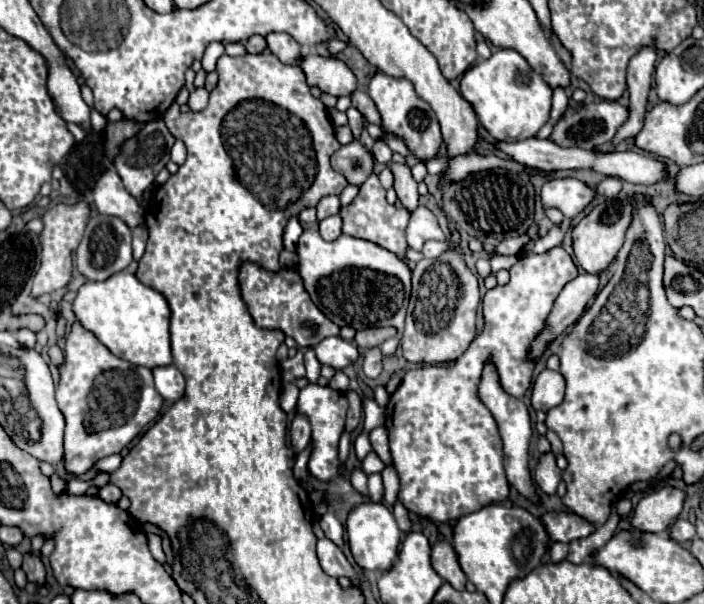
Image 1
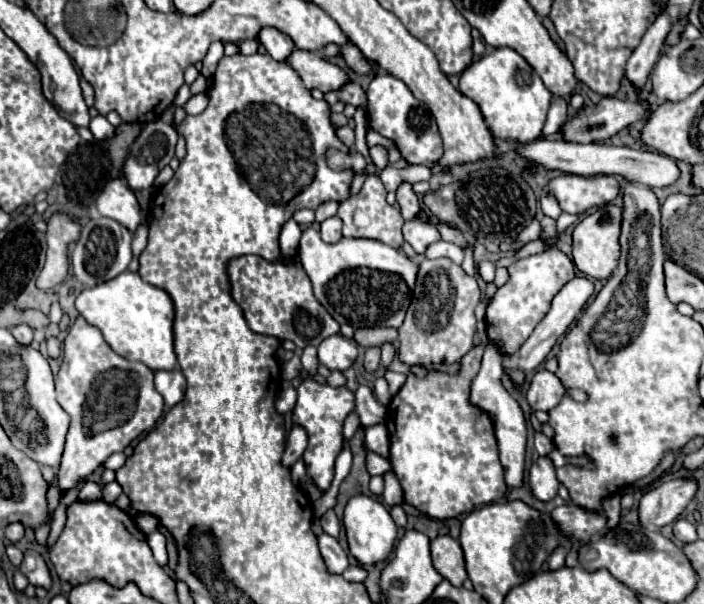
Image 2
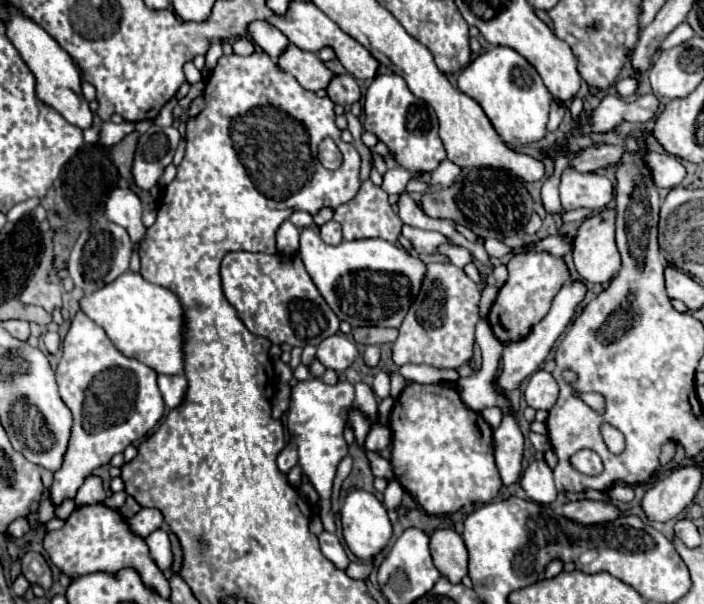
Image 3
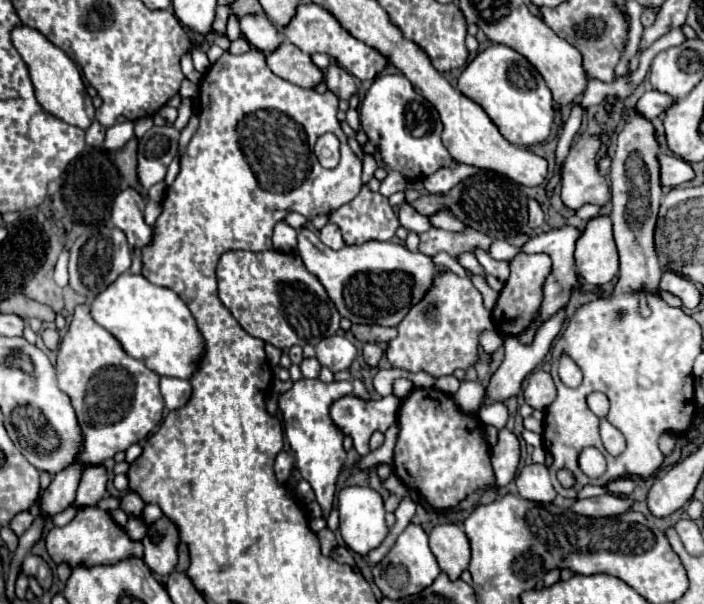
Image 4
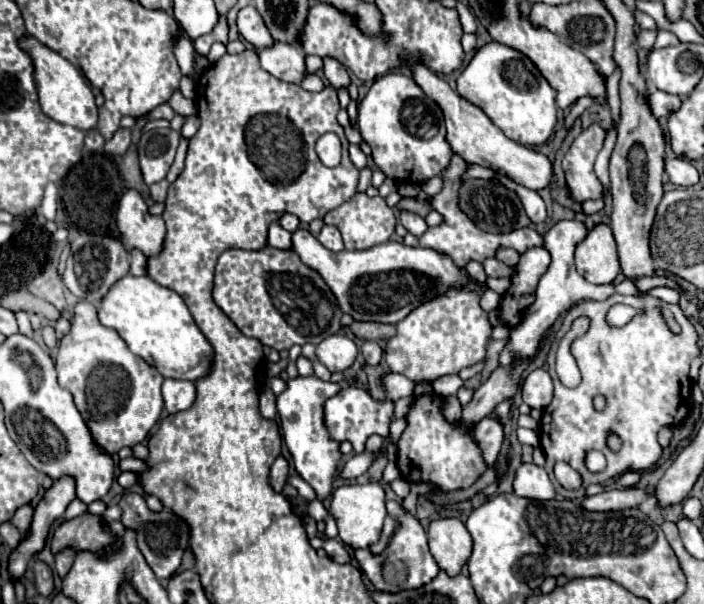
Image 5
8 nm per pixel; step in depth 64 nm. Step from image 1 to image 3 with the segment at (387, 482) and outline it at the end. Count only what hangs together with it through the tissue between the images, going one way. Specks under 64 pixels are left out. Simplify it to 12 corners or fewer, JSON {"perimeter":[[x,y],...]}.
{"perimeter":[[396,478],[388,480],[384,490],[384,506],[398,508],[404,488]]}

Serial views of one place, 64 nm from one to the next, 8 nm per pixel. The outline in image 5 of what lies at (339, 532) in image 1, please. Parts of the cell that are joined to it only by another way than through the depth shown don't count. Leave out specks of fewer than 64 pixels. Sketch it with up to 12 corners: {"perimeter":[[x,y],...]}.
{"perimeter":[[298,376],[278,396],[298,474],[324,502],[342,456],[322,408],[350,384]]}

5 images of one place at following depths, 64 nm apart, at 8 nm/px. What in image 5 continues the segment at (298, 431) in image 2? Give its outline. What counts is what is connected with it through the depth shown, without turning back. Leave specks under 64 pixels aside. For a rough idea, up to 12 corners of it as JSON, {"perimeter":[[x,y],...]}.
{"perimeter":[[278,456],[270,470],[270,484],[276,492],[288,478],[288,462]]}

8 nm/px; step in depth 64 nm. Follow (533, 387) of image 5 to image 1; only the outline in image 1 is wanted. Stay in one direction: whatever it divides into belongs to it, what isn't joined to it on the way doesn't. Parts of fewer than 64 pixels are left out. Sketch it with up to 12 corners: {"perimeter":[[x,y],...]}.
{"perimeter":[[548,368],[534,380],[534,410],[548,412],[564,400],[566,382]]}

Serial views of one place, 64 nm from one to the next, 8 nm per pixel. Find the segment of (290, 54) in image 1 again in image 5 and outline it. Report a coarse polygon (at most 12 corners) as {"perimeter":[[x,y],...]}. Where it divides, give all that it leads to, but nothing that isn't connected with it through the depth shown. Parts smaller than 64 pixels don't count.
{"perimeter":[[254,6],[238,12],[238,30],[256,50],[274,44]]}

